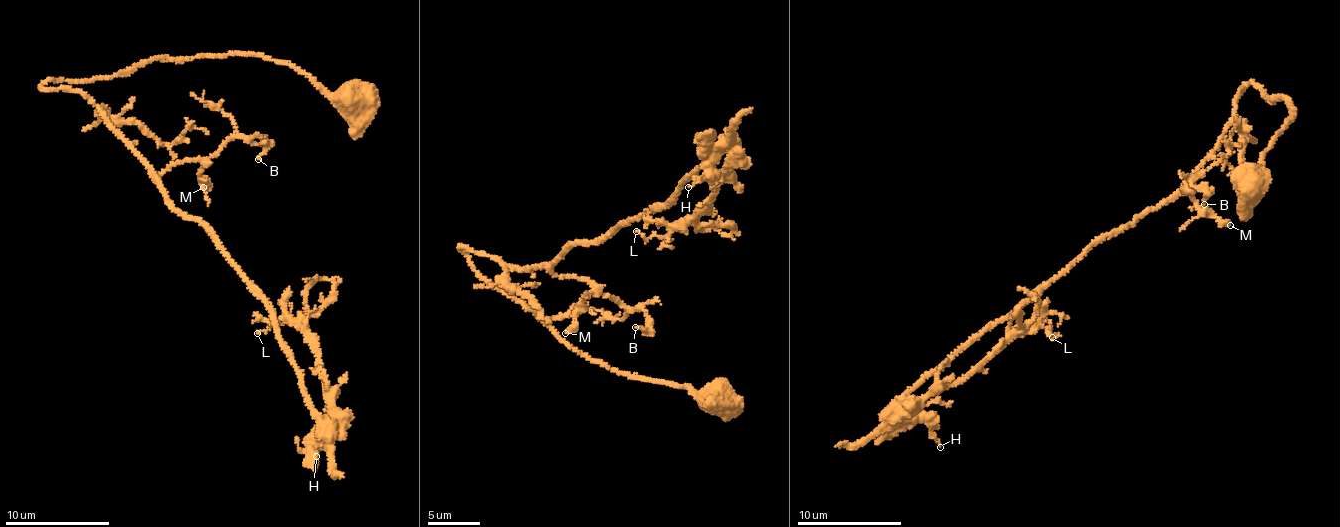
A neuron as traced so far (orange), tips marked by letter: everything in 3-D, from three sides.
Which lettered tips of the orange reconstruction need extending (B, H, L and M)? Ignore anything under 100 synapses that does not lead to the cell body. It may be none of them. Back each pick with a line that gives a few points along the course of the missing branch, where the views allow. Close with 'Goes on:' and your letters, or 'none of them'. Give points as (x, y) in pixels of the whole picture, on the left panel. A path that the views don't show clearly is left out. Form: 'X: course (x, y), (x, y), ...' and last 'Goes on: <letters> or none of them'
Goes on: none of them

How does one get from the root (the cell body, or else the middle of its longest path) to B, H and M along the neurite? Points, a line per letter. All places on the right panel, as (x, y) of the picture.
B: (1249, 187), (1241, 185), (1296, 110), (1249, 82), (1217, 148), (1185, 185), (1200, 175), (1192, 182), (1204, 204)
H: (1249, 187), (1296, 110), (1249, 82), (1184, 184), (902, 402), (940, 447)
M: (1249, 187), (1241, 185), (1296, 110), (1249, 82), (1217, 148), (1187, 183), (1201, 209), (1230, 225)

